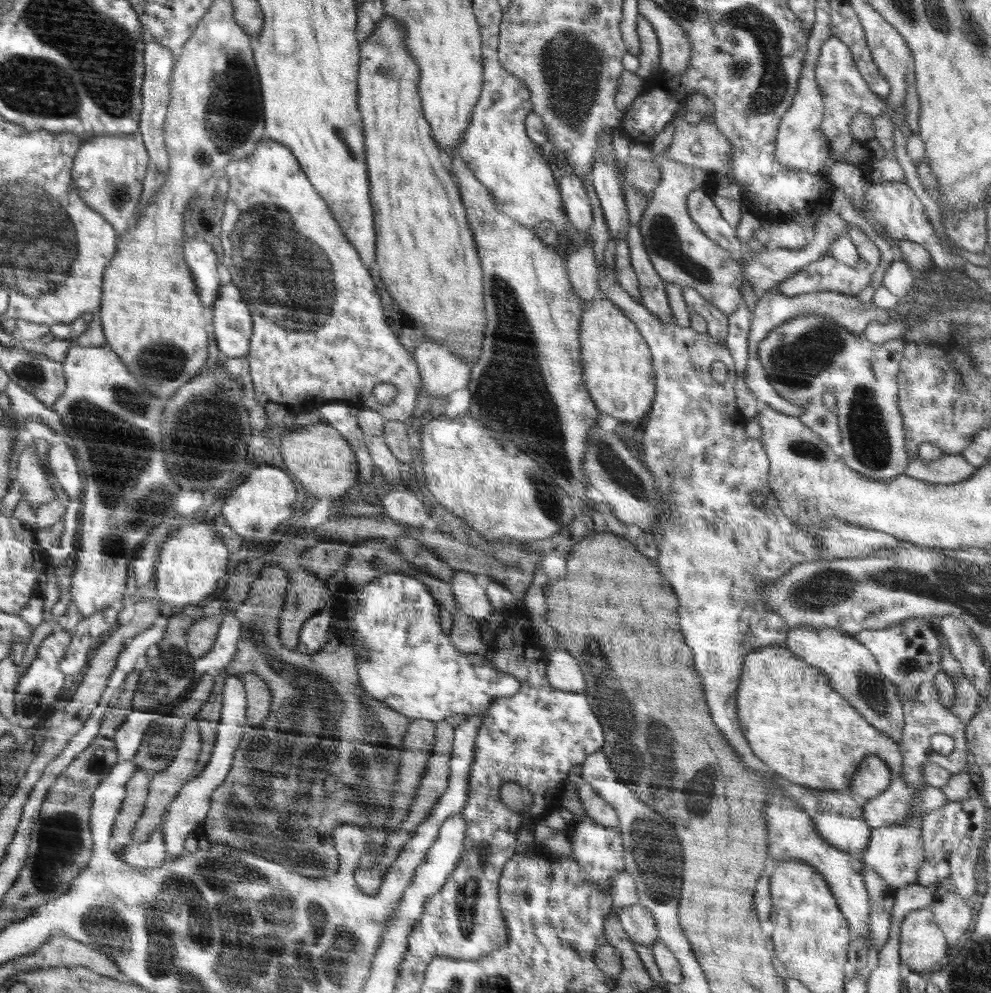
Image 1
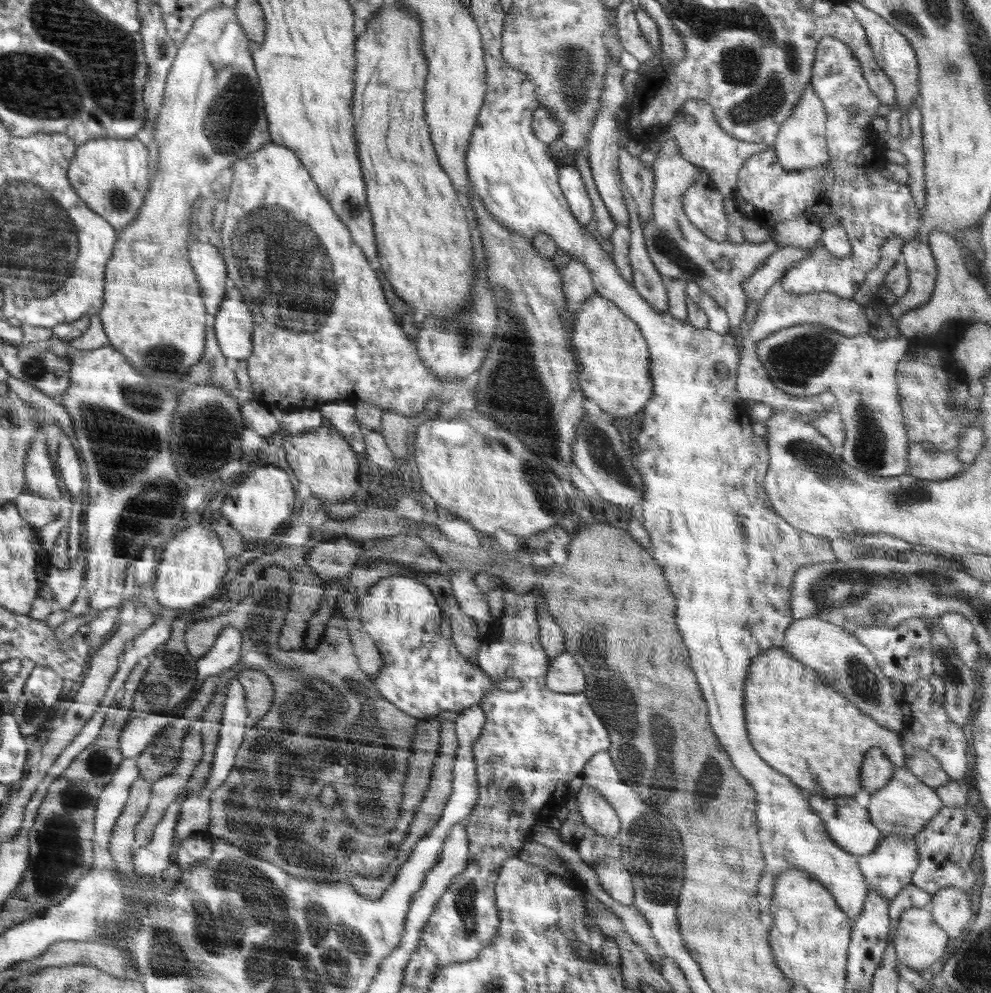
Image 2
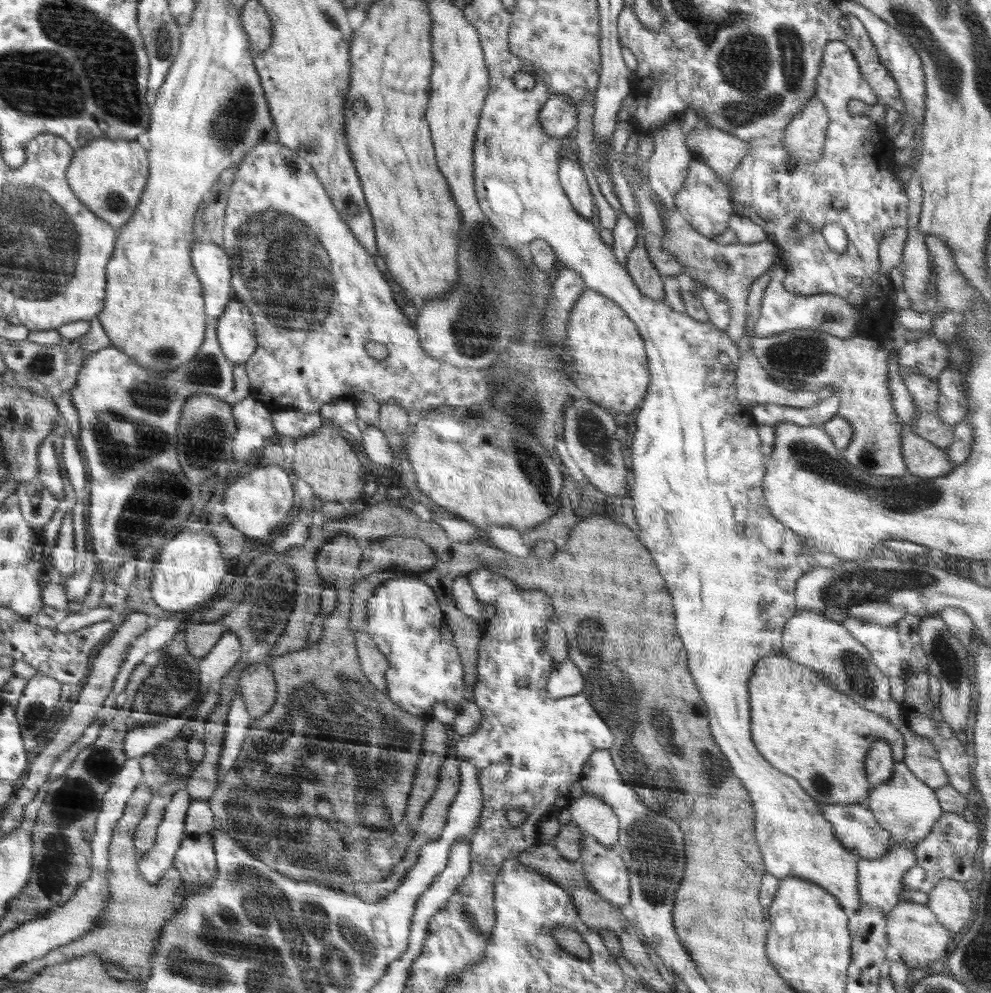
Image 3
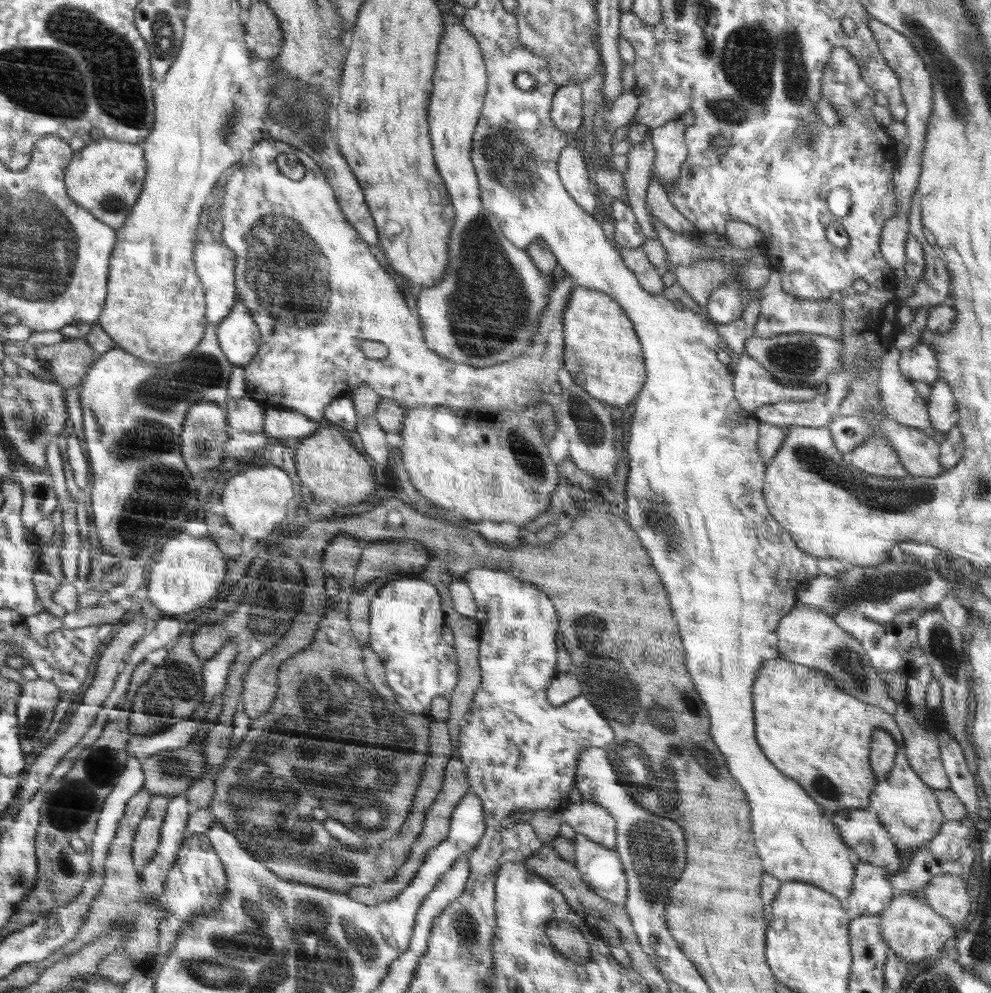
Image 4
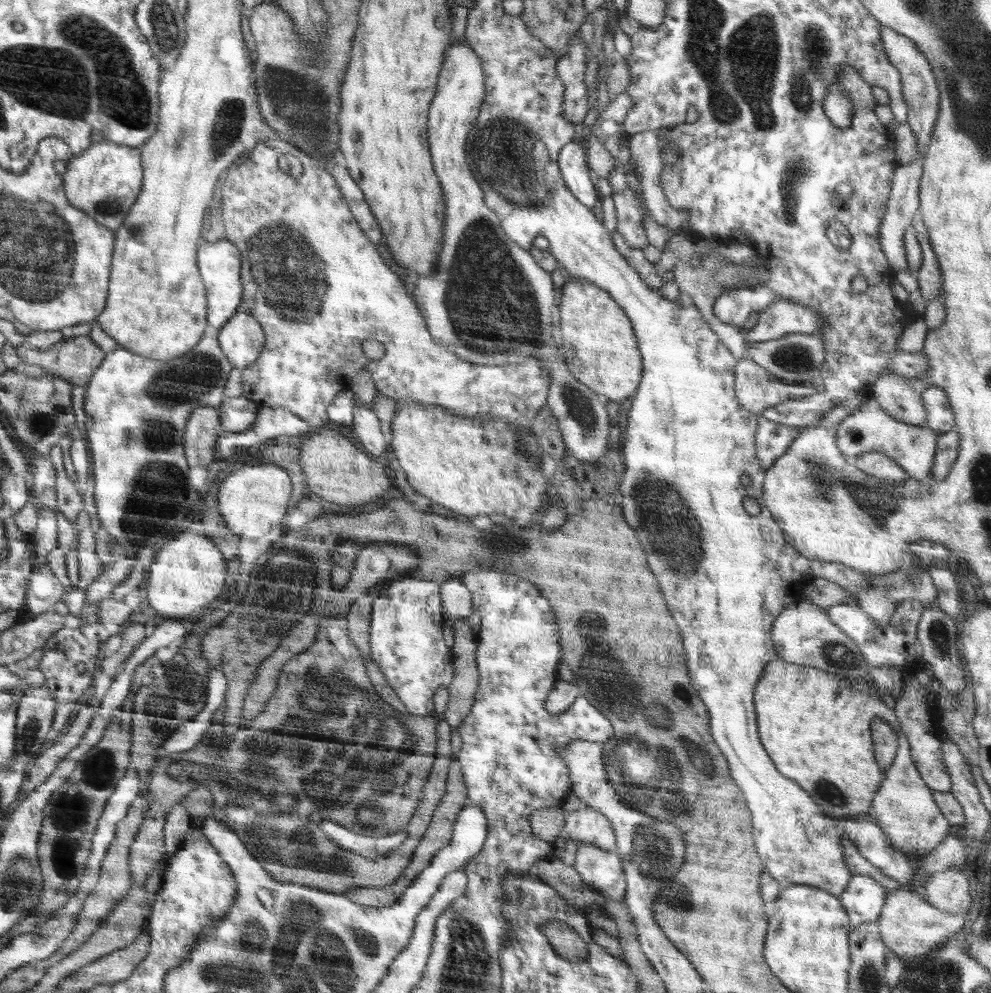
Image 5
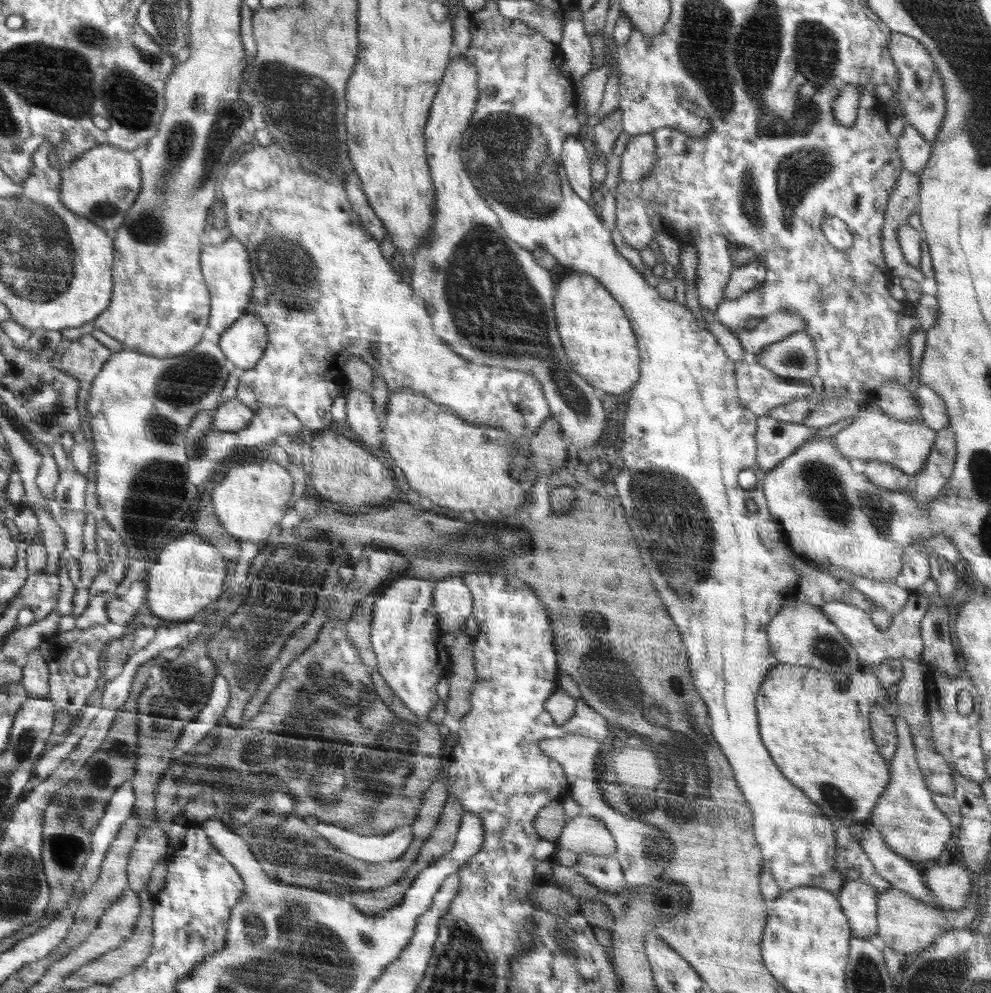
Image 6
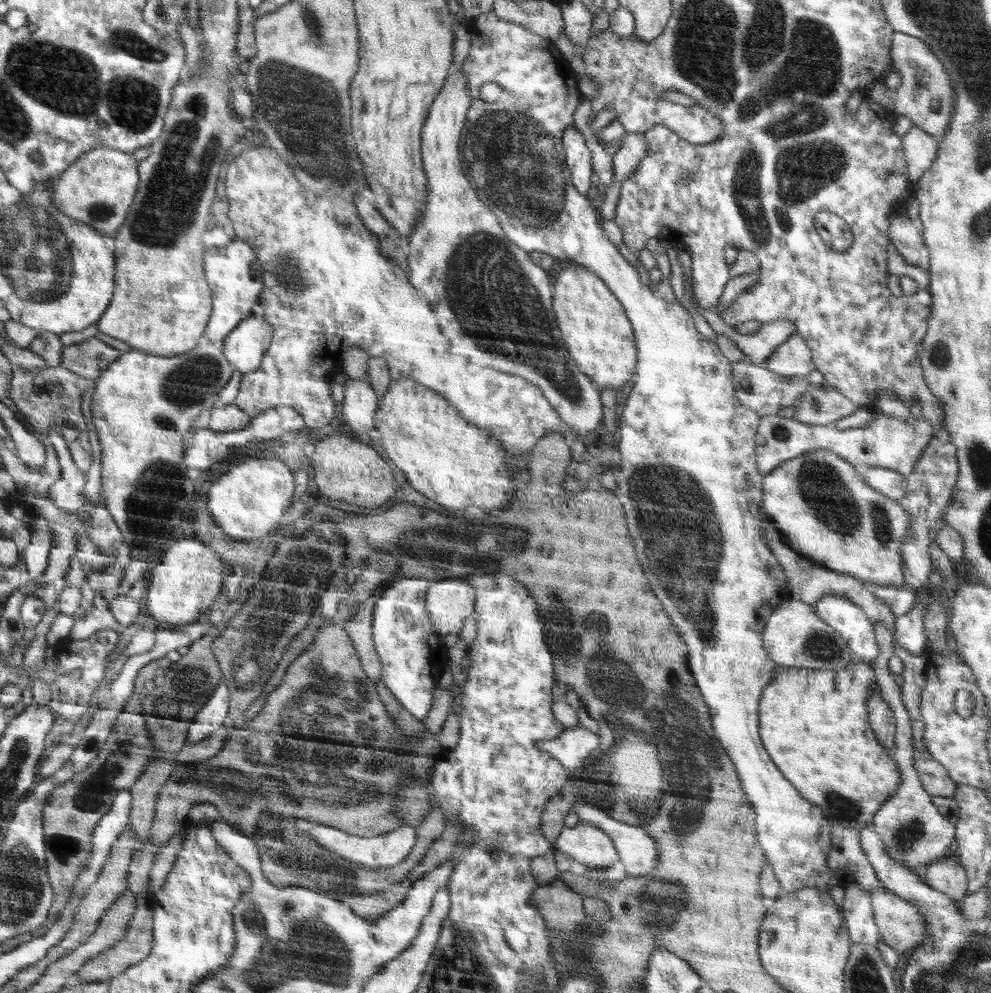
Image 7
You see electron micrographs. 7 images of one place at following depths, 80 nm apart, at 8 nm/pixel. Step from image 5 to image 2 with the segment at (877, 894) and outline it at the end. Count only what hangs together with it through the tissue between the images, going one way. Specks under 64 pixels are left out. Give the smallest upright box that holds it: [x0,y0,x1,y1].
[859,836,918,904]

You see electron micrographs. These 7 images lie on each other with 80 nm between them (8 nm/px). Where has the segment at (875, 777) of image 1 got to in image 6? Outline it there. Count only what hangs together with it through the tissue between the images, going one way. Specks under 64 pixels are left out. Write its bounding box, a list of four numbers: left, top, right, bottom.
[869,706,898,762]

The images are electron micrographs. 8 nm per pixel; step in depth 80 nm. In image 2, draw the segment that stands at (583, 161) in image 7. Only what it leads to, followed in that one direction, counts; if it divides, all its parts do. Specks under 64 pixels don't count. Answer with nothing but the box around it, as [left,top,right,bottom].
[558,163,594,225]

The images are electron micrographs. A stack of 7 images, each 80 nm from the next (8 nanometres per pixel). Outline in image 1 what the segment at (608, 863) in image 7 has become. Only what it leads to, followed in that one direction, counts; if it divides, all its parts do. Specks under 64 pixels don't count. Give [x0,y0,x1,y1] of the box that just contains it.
[576,782,618,827]

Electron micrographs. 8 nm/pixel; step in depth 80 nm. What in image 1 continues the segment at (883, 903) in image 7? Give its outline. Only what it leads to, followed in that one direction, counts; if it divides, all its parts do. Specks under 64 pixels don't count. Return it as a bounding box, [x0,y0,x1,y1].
[899,907,951,974]

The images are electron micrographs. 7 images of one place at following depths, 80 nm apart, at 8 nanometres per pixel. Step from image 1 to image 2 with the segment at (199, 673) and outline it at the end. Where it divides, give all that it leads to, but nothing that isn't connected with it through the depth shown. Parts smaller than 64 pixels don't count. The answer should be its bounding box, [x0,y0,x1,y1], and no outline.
[198,626,242,681]

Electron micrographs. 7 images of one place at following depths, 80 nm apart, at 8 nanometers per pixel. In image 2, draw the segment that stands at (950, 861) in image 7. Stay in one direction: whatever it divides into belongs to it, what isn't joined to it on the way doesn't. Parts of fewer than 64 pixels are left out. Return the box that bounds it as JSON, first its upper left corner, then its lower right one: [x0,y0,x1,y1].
[929,886,974,938]

